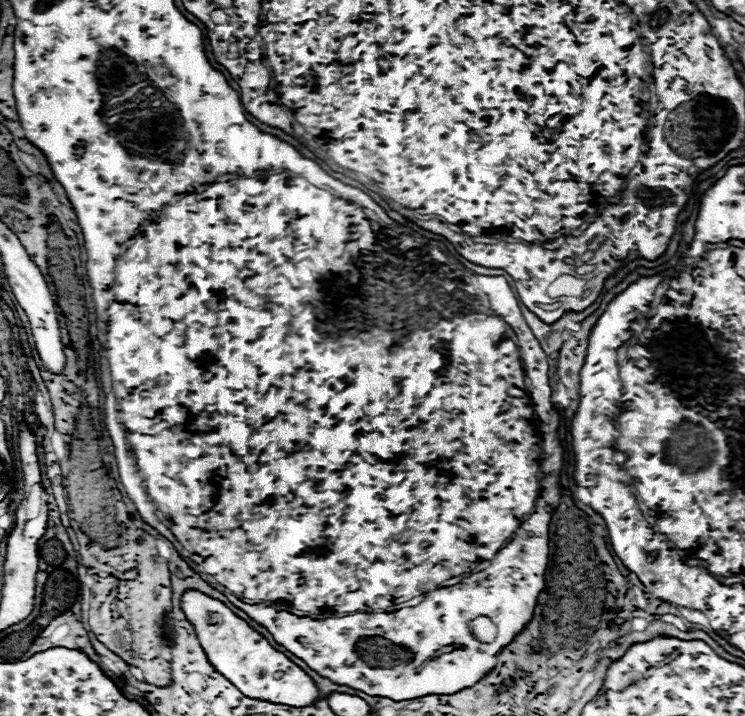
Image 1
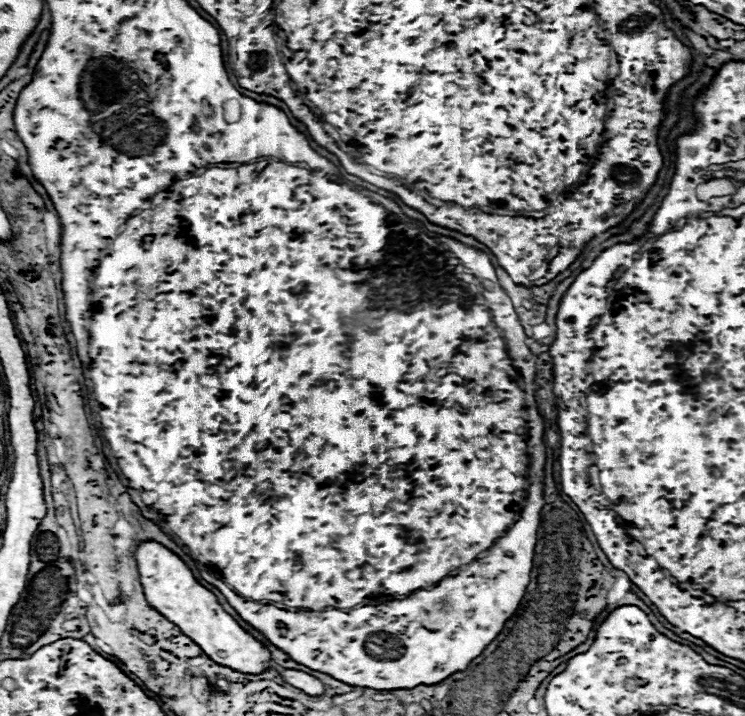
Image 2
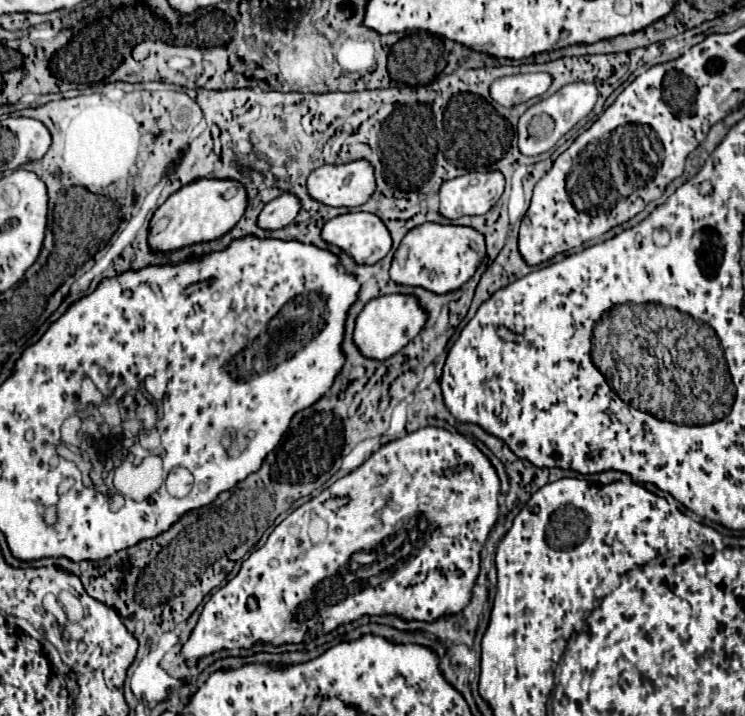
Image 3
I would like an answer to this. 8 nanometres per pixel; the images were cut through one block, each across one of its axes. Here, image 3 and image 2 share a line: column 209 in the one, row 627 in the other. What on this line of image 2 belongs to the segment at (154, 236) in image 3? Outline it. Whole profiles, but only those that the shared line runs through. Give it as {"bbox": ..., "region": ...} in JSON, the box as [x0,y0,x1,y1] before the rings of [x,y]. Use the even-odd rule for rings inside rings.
{"bbox":[136,542,272,676],"region":[[[144,542],[136,550],[136,562],[148,604],[192,638],[210,660],[220,666],[228,666],[230,670],[254,676],[272,668],[270,650],[240,628],[240,624],[220,606],[216,596],[194,578],[192,570],[174,552],[158,542]]]}

